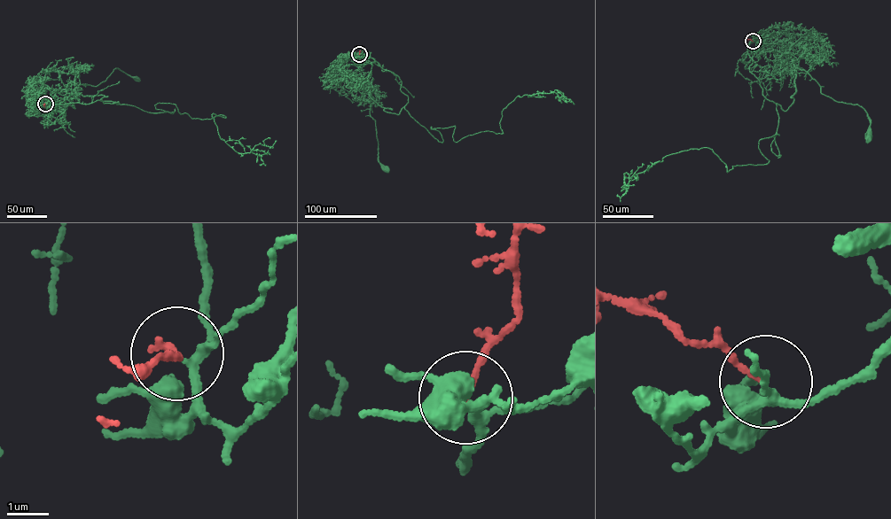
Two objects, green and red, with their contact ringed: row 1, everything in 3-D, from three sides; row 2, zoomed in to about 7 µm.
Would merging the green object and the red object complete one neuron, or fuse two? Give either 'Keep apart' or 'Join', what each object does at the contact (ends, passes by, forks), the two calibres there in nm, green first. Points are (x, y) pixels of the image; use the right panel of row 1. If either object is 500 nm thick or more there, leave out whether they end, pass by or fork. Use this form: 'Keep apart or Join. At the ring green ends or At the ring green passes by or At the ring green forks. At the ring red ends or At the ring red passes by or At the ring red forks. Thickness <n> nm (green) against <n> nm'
Join. At the ring green forks. At the ring red ends. Thickness 170 nm (green) against 140 nm

